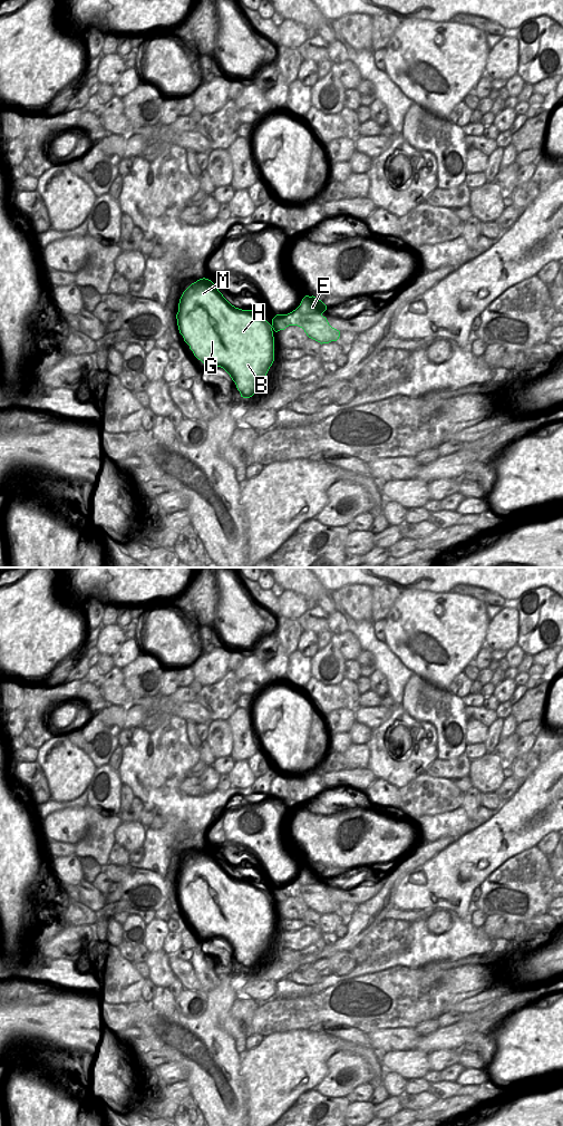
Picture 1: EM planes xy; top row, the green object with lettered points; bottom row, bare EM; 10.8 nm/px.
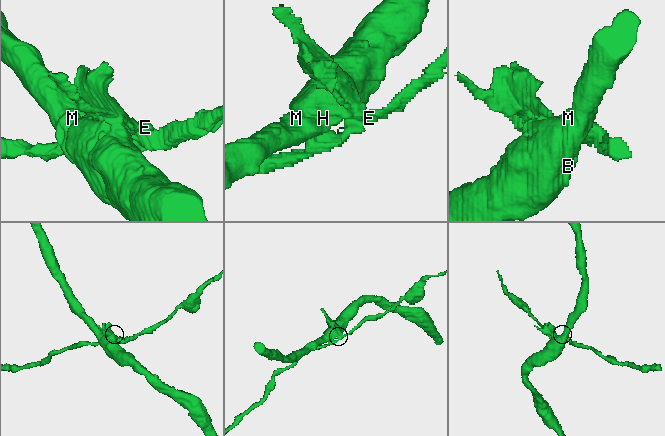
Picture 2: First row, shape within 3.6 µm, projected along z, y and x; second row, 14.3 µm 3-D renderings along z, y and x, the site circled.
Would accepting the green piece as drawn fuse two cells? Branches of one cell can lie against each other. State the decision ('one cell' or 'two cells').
two cells

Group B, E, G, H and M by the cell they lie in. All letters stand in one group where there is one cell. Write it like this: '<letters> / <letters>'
B G H M / E

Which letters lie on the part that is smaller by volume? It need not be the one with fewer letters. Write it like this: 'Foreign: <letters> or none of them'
Foreign: E

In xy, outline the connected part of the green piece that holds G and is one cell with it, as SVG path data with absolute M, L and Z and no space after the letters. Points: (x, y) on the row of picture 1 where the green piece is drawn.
M208 279L192 283L182 294L176 314L179 333L203 363L223 368L243 398L260 388L274 361L272 326L258 312L232 305Z

